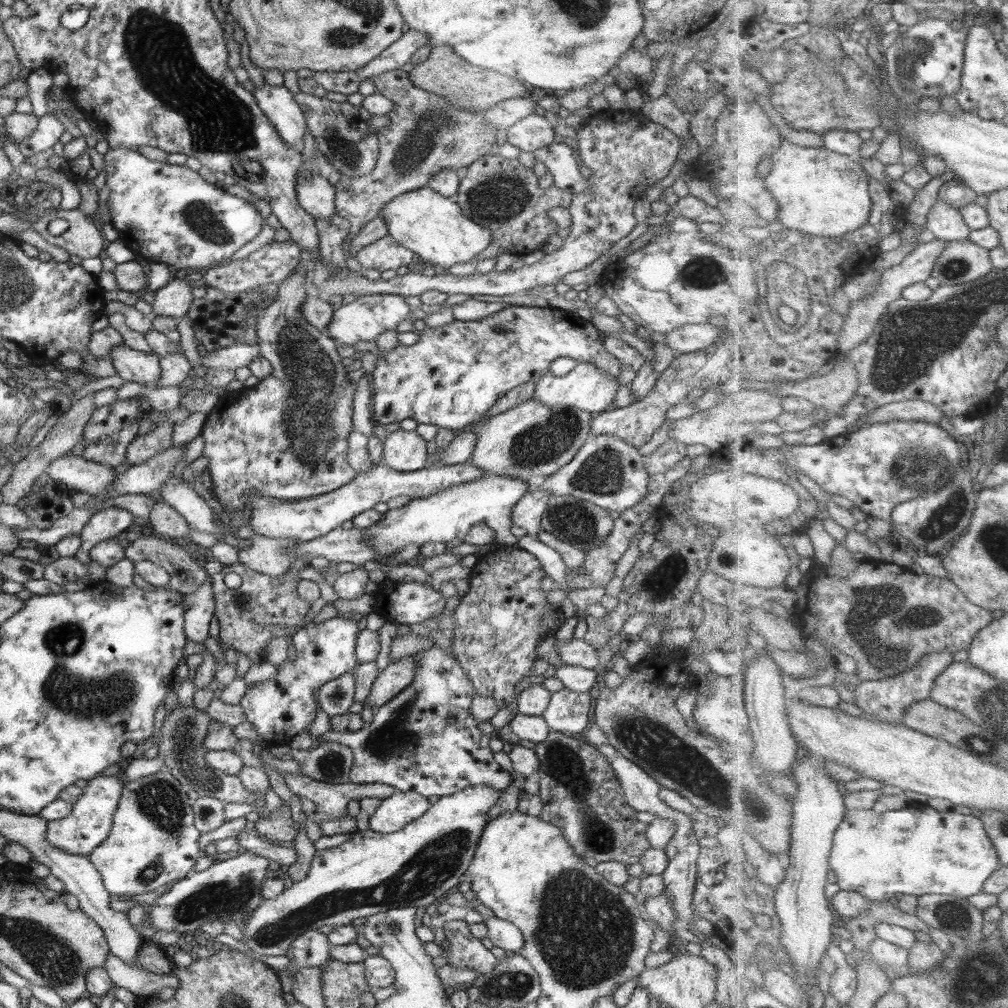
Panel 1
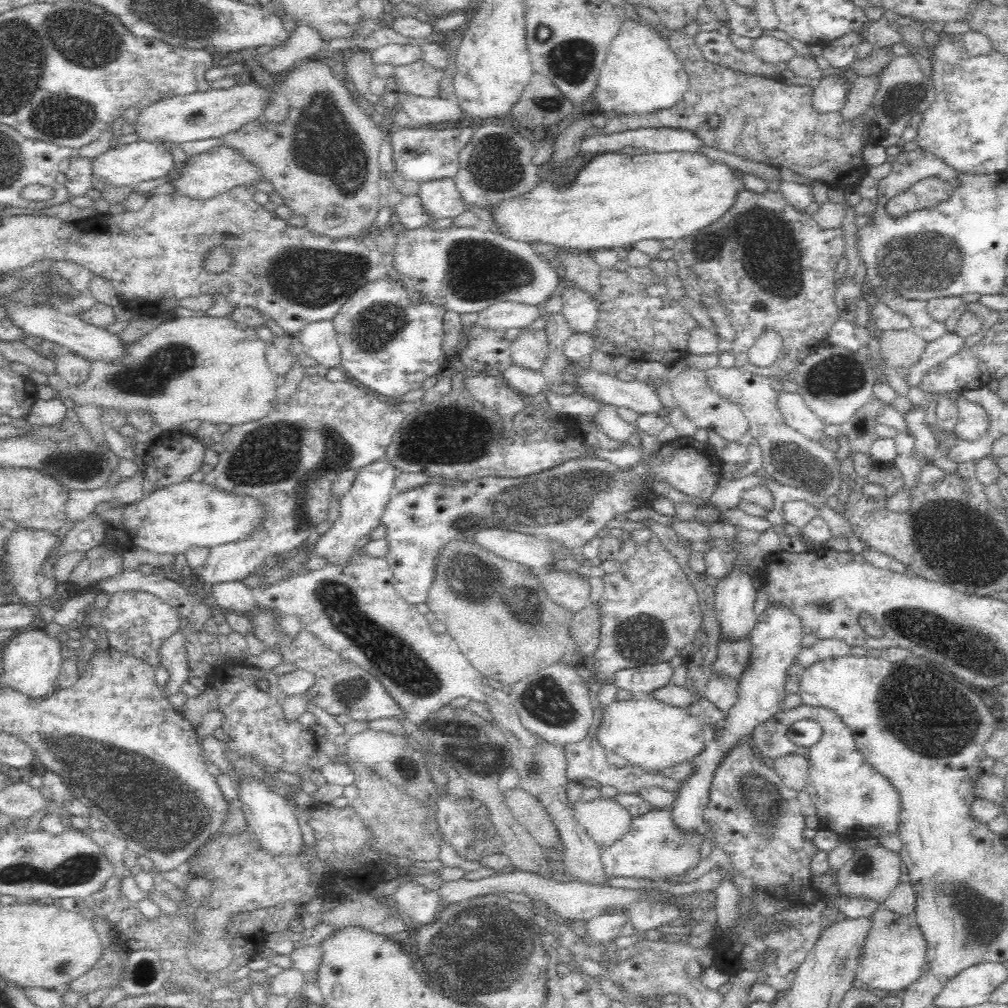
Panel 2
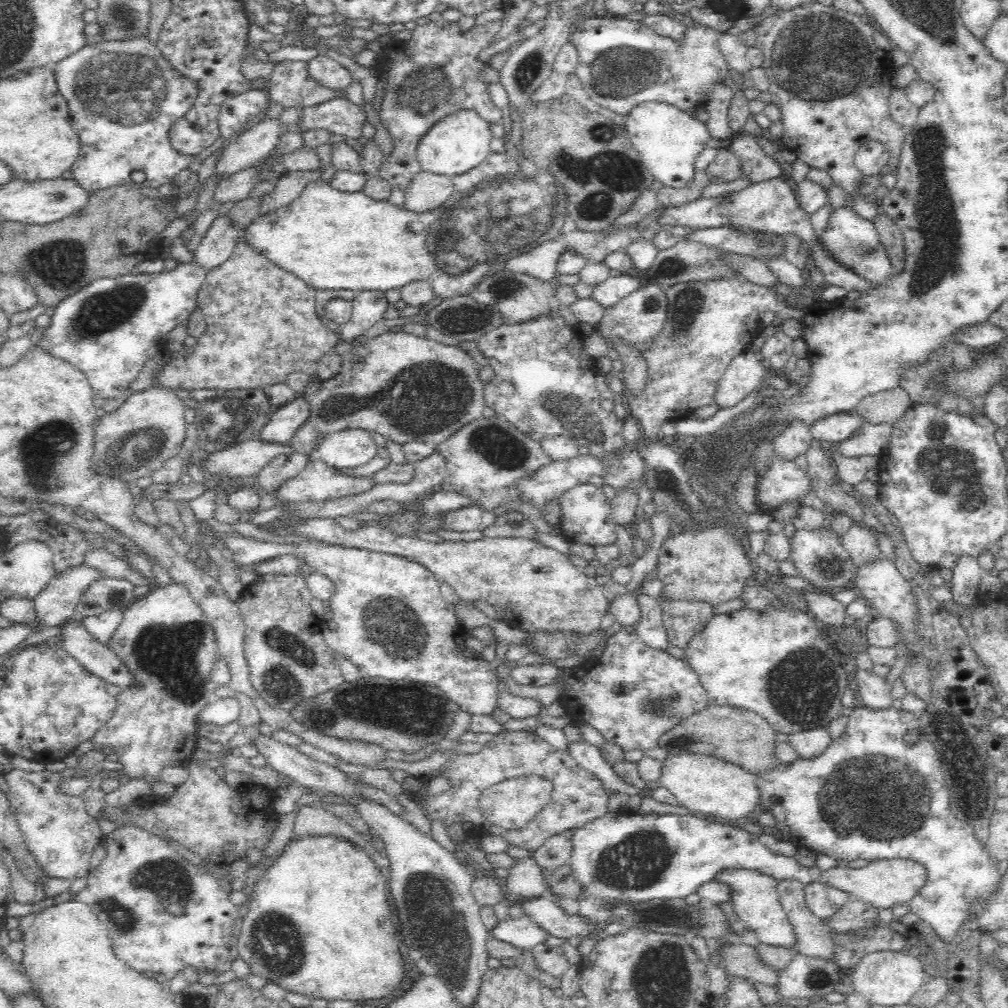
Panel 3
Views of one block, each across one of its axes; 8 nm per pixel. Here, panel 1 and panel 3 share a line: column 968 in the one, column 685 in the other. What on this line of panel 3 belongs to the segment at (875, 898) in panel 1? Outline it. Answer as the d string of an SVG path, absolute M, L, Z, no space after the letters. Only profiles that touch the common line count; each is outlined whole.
M627 810L612 813L587 822L584 826L573 831L571 837L574 844L572 865L574 873L580 883L588 889L588 899L581 903L582 917L594 923L605 924L610 913L606 903L621 901L646 901L654 898L686 898L697 893L704 885L718 881L722 874L737 873L738 870L756 871L768 876L774 876L776 881L783 879L798 879L804 885L819 881L821 870L817 866L805 868L794 858L781 856L770 852L769 848L761 844L757 835L722 822L714 822L709 816L702 818L702 814L656 814L641 815Z

